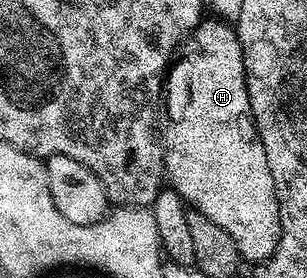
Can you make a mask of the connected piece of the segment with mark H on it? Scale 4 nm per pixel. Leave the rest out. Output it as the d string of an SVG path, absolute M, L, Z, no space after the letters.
M205 18L187 37L177 59L167 69L165 119L175 120L171 132L161 132L161 143L171 144L171 156L163 156L163 160L171 160L171 168L165 173L170 187L194 211L217 222L217 226L237 242L244 261L269 259L277 250L281 234L279 199L269 170L269 158L265 158L265 146L261 146L259 131L251 116L241 42L228 21Z

